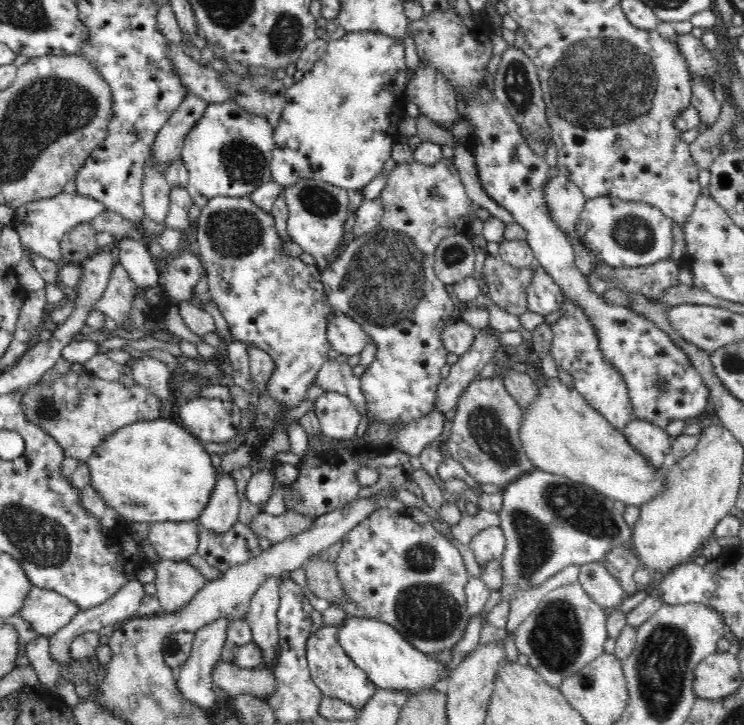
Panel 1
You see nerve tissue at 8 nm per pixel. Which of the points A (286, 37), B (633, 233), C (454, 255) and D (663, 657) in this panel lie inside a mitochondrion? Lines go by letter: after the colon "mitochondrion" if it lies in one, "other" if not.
A: mitochondrion
B: mitochondrion
C: mitochondrion
D: mitochondrion

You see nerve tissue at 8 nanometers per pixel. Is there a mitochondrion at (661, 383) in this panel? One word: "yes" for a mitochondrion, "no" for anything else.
yes

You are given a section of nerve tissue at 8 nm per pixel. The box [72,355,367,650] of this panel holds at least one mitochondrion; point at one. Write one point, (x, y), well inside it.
(135, 504)

